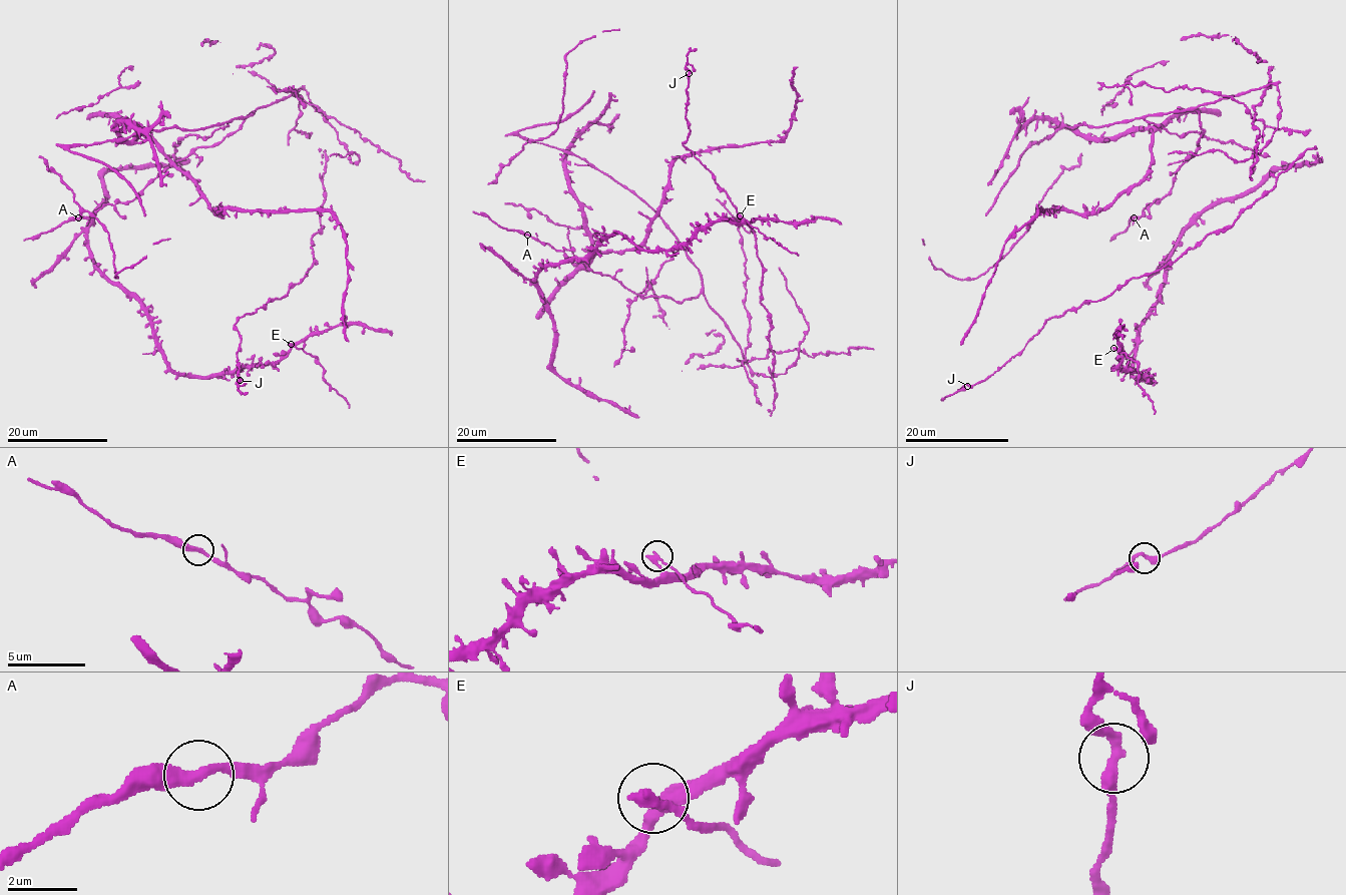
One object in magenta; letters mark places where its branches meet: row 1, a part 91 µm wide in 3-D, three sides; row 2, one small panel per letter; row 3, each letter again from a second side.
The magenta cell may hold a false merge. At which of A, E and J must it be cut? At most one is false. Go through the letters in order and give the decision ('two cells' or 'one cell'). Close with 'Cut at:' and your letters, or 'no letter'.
A: one cell
E: two cells
J: one cell
Cut at: E

